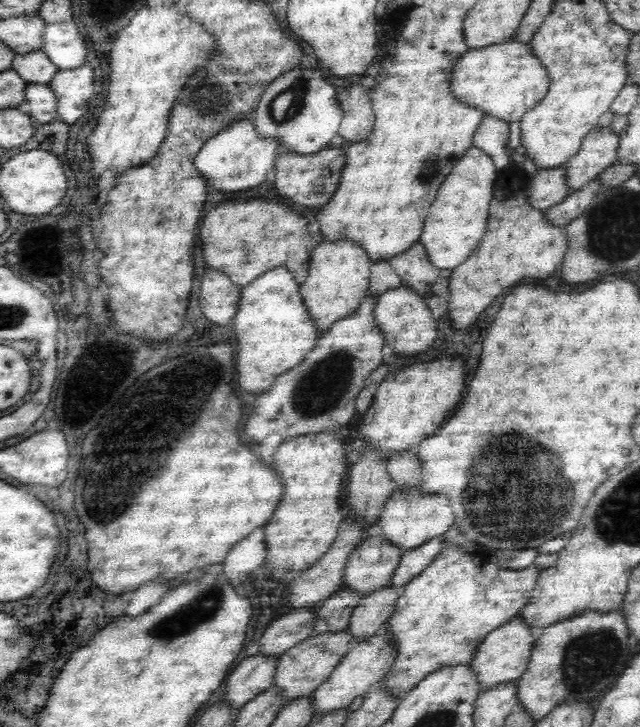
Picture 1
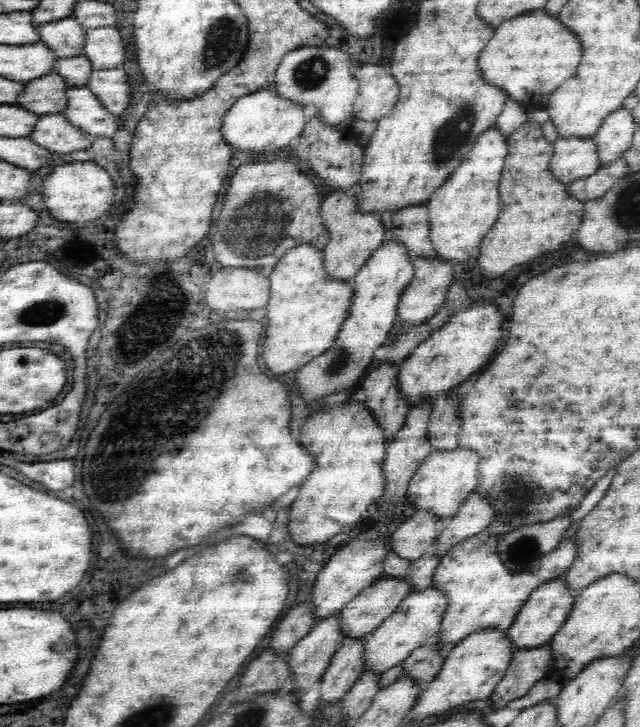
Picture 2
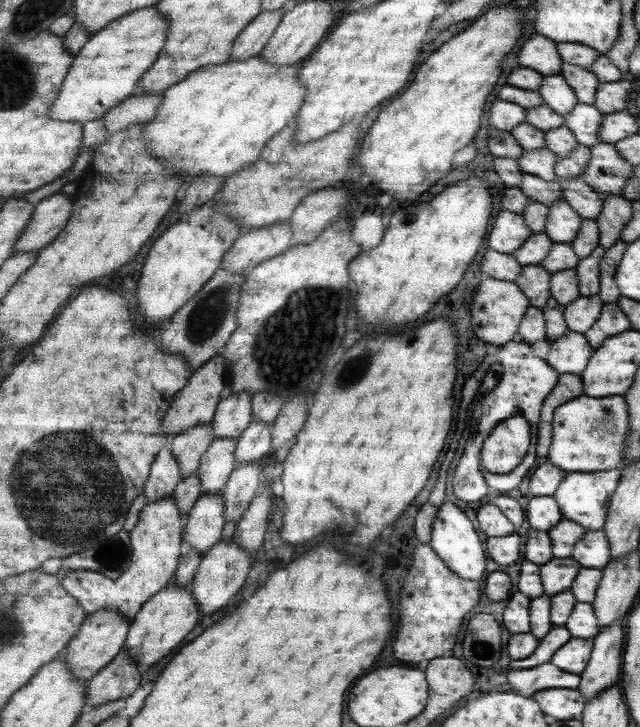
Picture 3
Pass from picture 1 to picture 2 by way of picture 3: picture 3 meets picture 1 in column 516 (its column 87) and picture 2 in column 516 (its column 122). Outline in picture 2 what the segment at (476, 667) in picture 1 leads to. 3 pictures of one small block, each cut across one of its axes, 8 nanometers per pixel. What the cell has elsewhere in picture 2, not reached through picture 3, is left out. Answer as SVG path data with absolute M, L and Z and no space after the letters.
M563 576L545 582L544 585L533 590L518 614L515 615L514 622L506 631L505 638L511 646L511 650L516 652L518 650L536 649L544 645L545 642L550 642L558 632L559 627L566 622L567 612L570 611L576 595L576 592L567 592L566 586L563 586Z

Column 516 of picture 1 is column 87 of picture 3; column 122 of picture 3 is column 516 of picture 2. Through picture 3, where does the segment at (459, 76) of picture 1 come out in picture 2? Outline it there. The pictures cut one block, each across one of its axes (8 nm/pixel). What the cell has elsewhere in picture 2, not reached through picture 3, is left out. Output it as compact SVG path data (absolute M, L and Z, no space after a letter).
M538 9L497 26L480 52L476 66L480 66L478 70L484 82L502 89L509 100L520 104L529 114L546 106L550 94L574 74L581 56L582 48L574 33L567 32L544 9Z

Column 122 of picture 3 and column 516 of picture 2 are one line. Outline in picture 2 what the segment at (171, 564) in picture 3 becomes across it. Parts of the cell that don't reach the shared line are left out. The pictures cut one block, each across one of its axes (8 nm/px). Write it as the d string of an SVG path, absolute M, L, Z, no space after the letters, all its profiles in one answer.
M484 529L480 534L452 545L450 550L439 558L434 574L431 575L432 589L443 594L446 604L442 624L435 635L438 647L449 646L450 650L469 634L482 630L507 631L533 590L545 582L563 576L575 558L575 542L574 537L571 537L560 541L553 551L539 558L530 572L512 573L500 561L496 544L498 535Z

